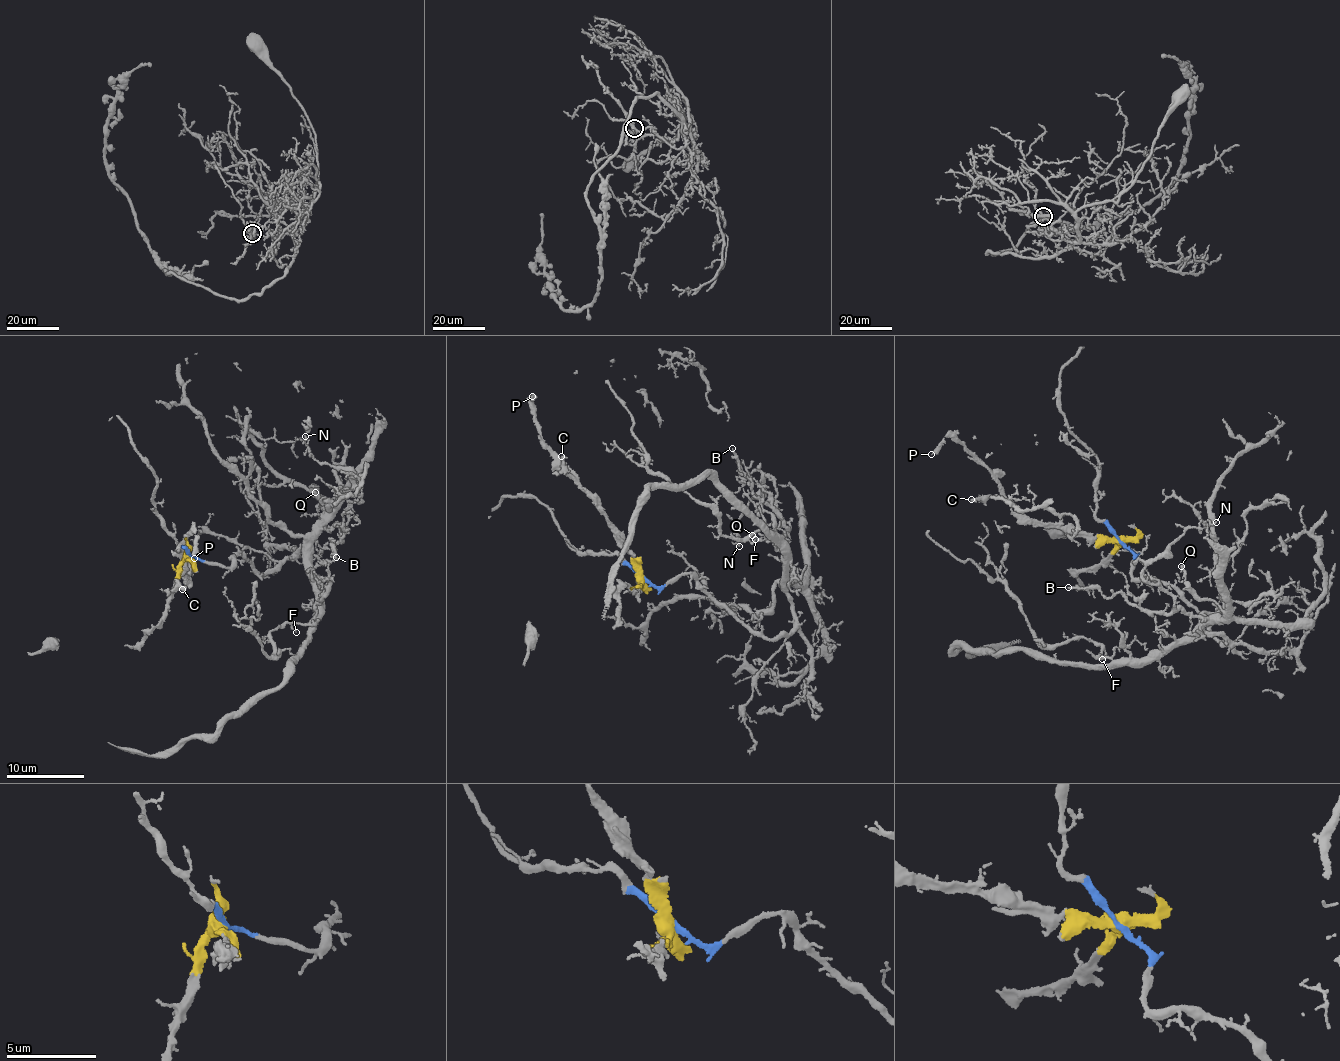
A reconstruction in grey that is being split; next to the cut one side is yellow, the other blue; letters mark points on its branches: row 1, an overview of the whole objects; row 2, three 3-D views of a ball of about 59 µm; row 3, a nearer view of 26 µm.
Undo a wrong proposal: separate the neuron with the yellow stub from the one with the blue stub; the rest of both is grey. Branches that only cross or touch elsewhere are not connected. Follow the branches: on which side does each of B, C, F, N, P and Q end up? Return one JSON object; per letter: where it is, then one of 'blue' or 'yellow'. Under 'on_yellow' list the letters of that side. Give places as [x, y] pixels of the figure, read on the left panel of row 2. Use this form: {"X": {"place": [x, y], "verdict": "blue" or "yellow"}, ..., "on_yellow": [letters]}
{"B": {"place": [336, 557], "verdict": "blue"}, "C": {"place": [182, 589], "verdict": "yellow"}, "F": {"place": [296, 632], "verdict": "blue"}, "N": {"place": [305, 436], "verdict": "blue"}, "P": {"place": [194, 558], "verdict": "yellow"}, "Q": {"place": [315, 492], "verdict": "blue"}, "on_yellow": ["C", "P"]}

